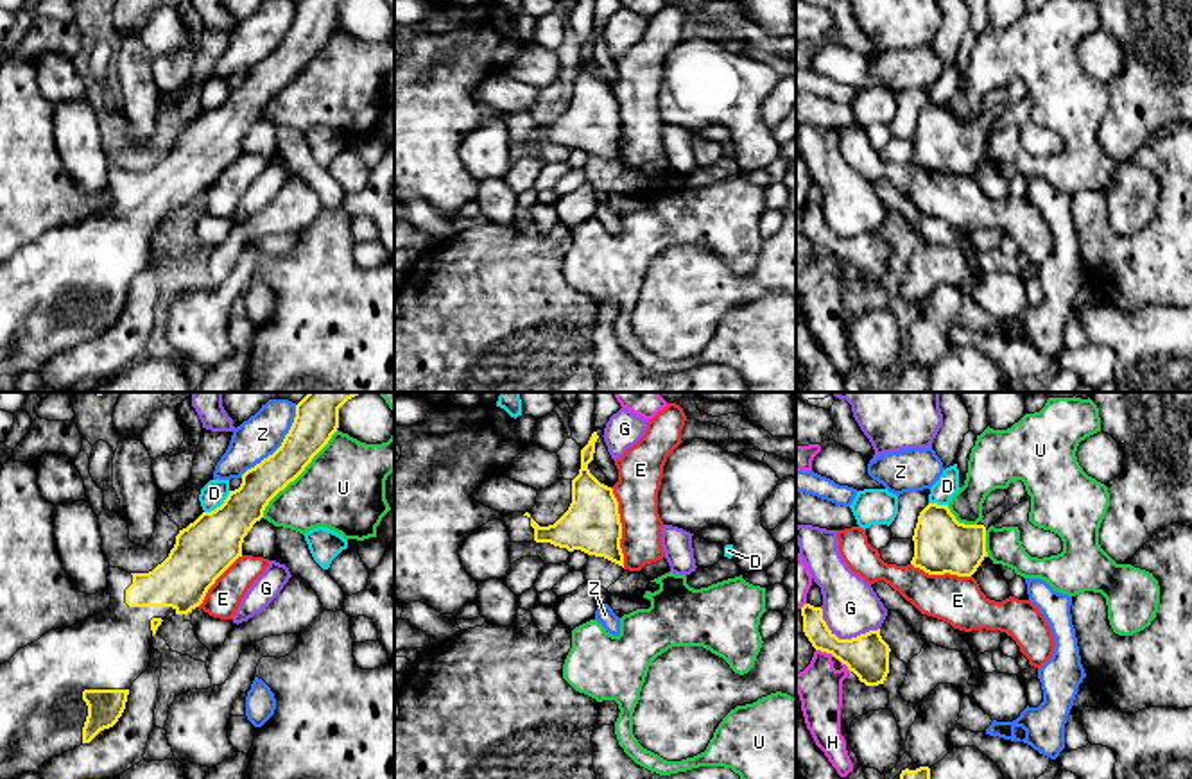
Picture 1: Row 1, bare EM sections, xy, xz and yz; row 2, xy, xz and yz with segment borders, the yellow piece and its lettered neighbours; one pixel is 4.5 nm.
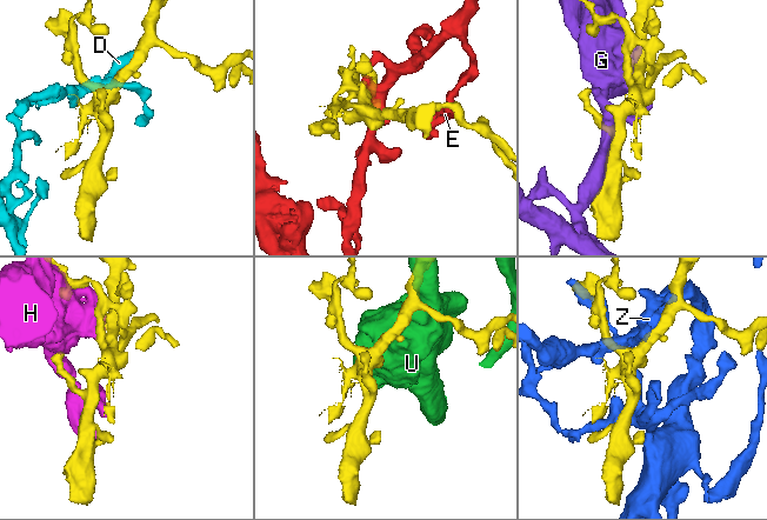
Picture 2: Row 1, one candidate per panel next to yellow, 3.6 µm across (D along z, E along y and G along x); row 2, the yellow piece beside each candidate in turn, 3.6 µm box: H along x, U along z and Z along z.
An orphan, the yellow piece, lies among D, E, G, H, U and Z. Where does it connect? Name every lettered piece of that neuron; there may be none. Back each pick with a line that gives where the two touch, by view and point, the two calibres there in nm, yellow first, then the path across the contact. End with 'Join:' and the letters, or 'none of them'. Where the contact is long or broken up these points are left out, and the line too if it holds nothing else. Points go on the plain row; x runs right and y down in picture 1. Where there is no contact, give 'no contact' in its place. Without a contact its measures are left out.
Join: none of them

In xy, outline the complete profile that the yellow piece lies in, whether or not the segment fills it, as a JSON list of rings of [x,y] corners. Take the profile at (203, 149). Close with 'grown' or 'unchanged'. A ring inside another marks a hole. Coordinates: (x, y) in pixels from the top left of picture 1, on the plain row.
[[[299,0],[294,21],[281,45],[242,73],[238,88],[229,90],[220,106],[203,111],[194,122],[179,129],[168,156],[149,172],[127,172],[109,167],[108,190],[111,202],[72,226],[47,231],[38,240],[20,247],[0,263],[0,378],[16,378],[39,369],[56,355],[82,342],[90,342],[100,330],[113,326],[122,315],[133,281],[149,267],[152,235],[163,218],[188,213],[199,206],[215,179],[242,156],[242,141],[256,120],[263,116],[269,100],[294,81],[312,57],[328,43],[339,27],[339,7],[346,0]]] | grown

